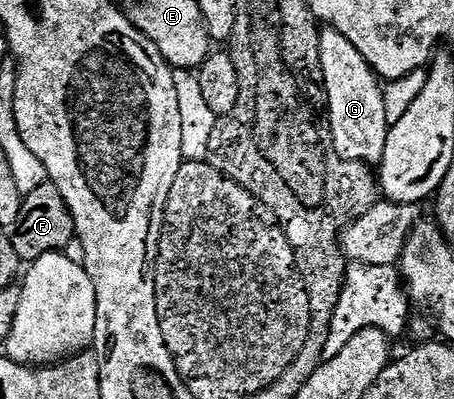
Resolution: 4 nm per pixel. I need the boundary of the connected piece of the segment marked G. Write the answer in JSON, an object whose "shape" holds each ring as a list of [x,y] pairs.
{"shape":[[[326,28],[320,35],[320,66],[321,81],[326,90],[330,137],[336,154],[340,154],[342,160],[381,165],[390,123],[386,121],[379,77],[374,75],[368,62],[364,62],[360,50],[356,50],[356,46],[352,46],[352,42],[335,28]]]}

